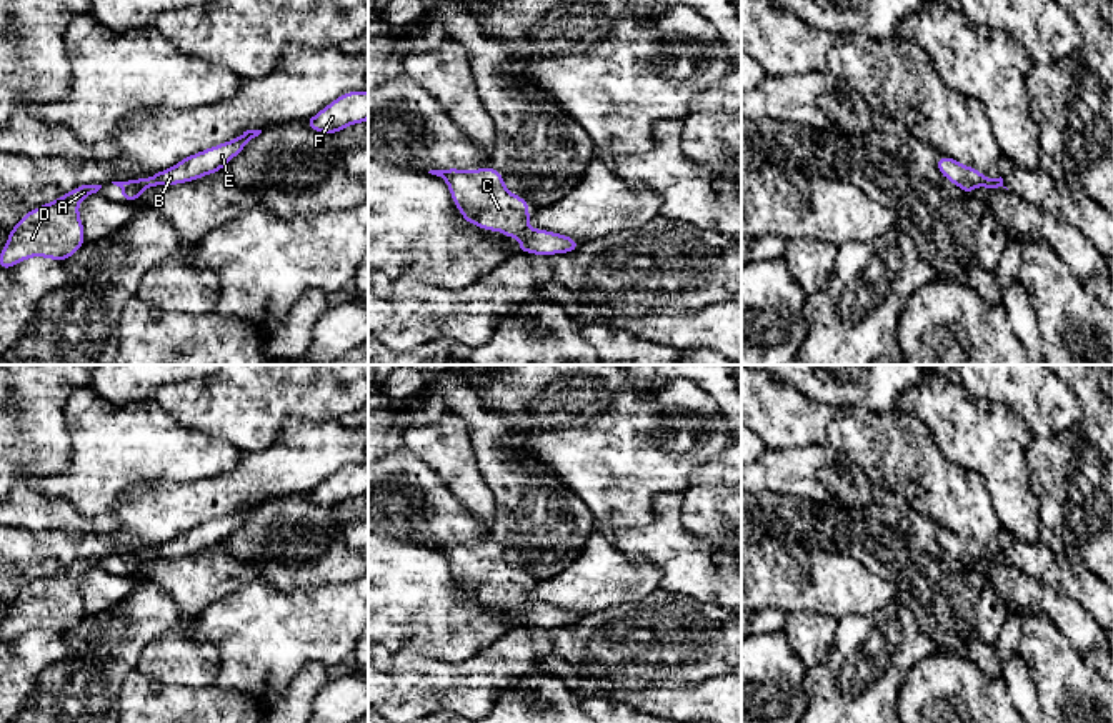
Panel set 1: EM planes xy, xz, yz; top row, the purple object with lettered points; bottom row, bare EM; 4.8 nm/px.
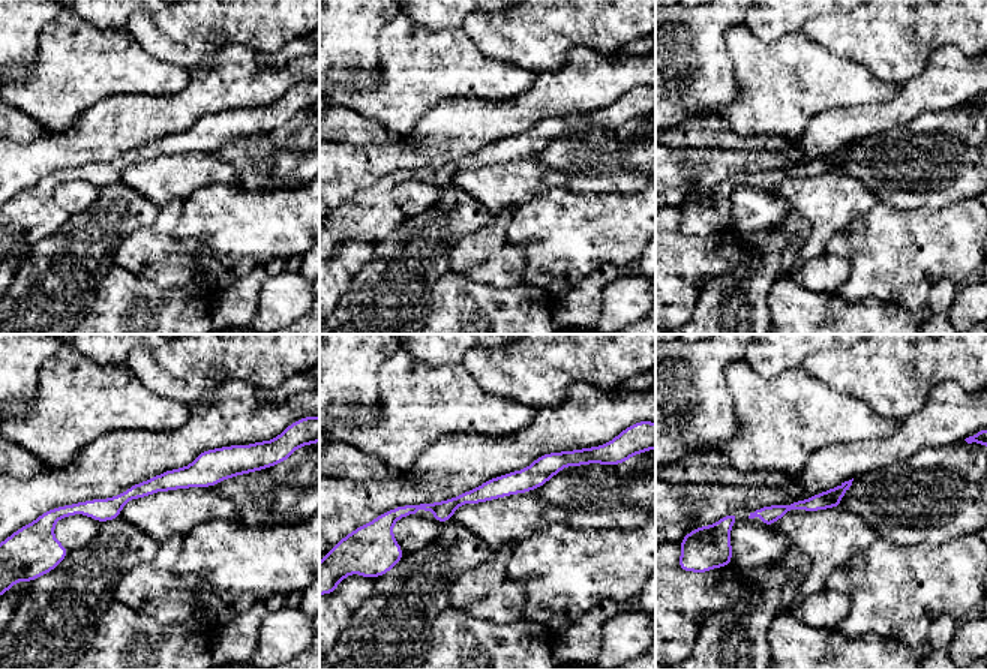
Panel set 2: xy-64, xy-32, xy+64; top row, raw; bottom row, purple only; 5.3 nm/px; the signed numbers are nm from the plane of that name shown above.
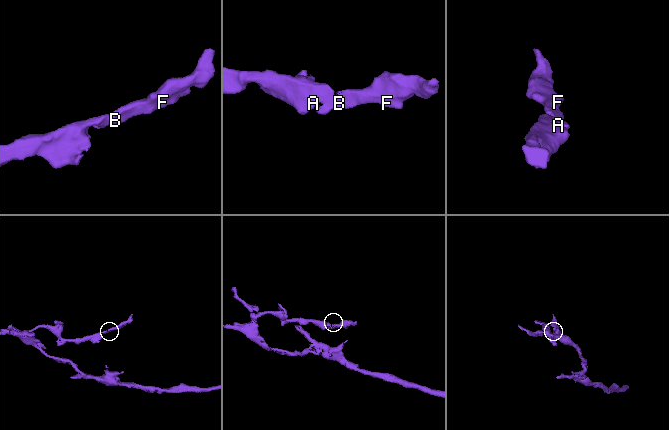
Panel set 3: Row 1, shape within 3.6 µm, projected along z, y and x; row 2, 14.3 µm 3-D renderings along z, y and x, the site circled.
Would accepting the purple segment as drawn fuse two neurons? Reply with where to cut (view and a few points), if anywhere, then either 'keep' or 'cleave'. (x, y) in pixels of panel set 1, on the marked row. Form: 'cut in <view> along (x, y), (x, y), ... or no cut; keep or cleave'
no cut; keep

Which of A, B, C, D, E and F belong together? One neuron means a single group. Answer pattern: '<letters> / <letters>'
A B C D E F

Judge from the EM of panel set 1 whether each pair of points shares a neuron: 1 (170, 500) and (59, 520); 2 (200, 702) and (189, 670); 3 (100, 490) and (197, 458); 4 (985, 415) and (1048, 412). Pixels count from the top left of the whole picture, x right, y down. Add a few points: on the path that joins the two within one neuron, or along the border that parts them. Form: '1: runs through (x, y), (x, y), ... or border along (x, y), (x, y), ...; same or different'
1: border along (119, 520), (112, 530), (42, 530); different
2: border along (157, 678), (167, 683), (192, 687), (212, 685); different
3: runs through (124, 467), (132, 458), (174, 458); same
4: border along (978, 398), (1005, 403), (1033, 433); different

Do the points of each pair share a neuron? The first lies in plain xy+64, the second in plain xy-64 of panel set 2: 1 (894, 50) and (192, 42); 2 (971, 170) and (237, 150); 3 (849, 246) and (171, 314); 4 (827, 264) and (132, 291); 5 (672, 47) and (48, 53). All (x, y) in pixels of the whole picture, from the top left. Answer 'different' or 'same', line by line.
1: same
2: same
3: different
4: different
5: different

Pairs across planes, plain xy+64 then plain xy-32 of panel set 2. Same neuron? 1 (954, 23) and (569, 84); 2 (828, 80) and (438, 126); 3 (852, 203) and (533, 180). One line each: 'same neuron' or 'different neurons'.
1: different neurons
2: different neurons
3: same neuron

